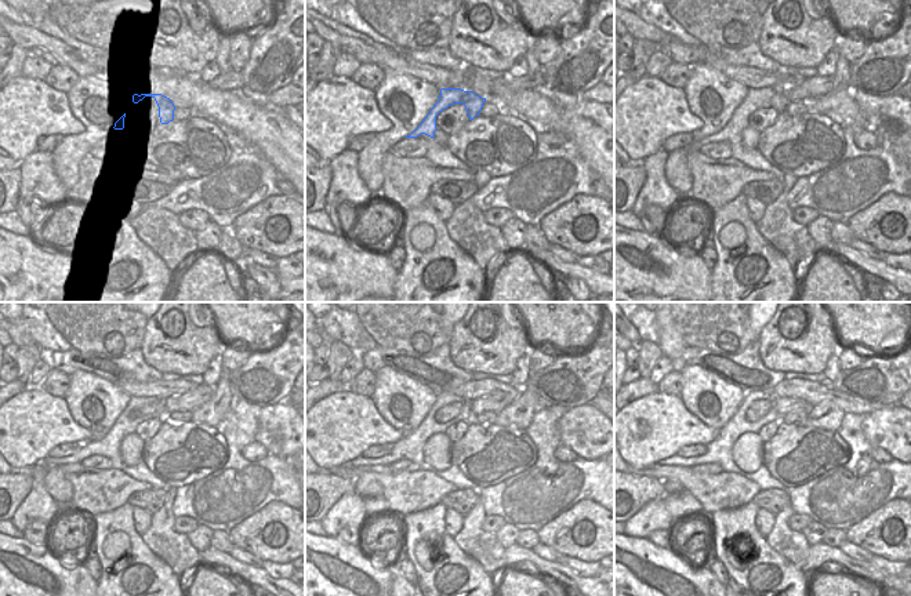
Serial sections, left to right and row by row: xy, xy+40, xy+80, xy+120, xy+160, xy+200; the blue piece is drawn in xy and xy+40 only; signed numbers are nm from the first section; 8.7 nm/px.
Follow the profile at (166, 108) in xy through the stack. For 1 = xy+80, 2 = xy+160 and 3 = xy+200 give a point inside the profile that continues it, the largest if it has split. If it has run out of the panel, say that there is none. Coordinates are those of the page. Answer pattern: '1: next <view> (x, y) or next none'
1: next xy+80 (758, 98)
2: next xy+160 (449, 409)
3: next xy+200 (755, 410)

